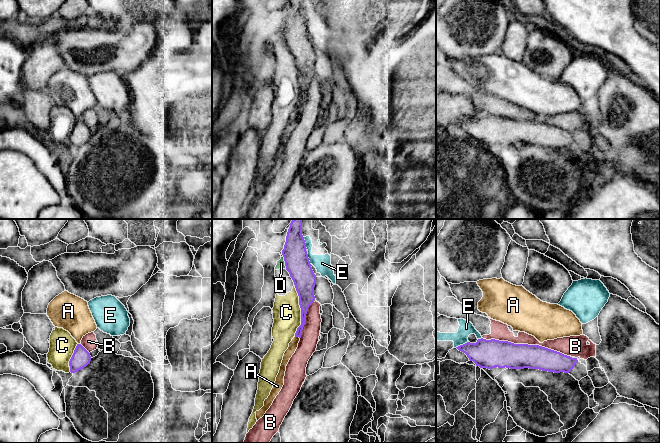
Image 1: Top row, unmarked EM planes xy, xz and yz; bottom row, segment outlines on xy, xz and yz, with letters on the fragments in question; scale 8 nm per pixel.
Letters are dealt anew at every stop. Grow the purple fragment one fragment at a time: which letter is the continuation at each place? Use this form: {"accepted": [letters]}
{"accepted": []}

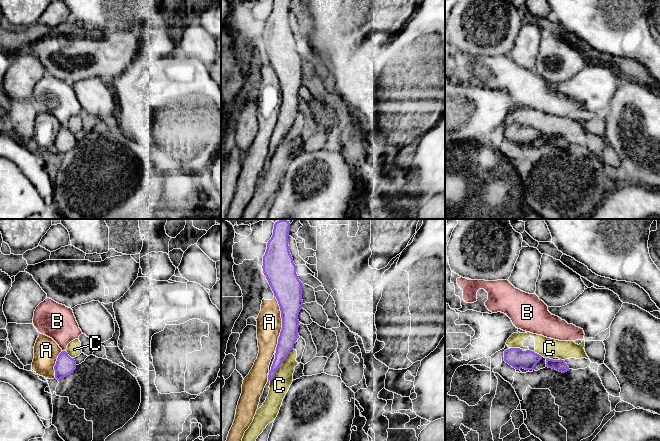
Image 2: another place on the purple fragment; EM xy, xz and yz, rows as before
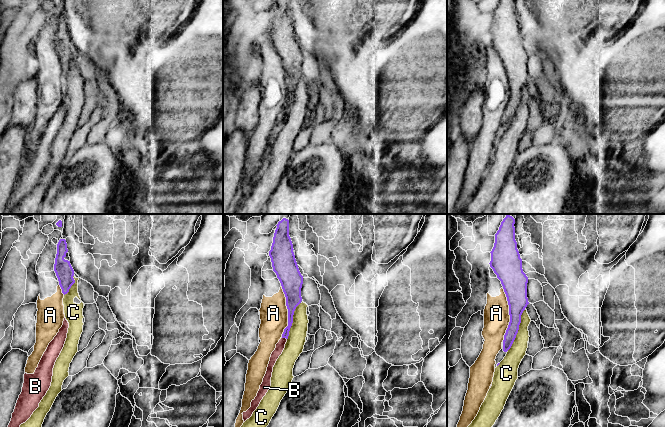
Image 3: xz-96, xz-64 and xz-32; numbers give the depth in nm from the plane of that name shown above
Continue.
{"accepted": []}

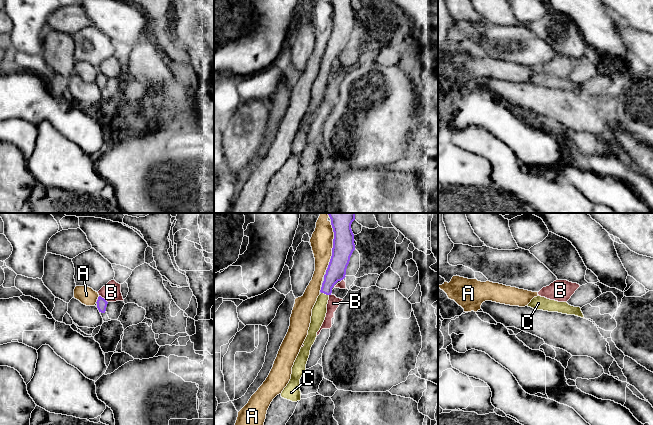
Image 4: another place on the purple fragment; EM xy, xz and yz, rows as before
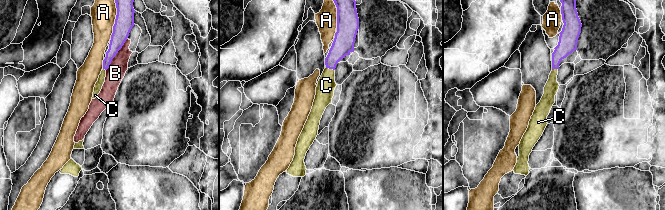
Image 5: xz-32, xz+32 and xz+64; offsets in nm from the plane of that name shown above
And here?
{"accepted": ["C"]}

